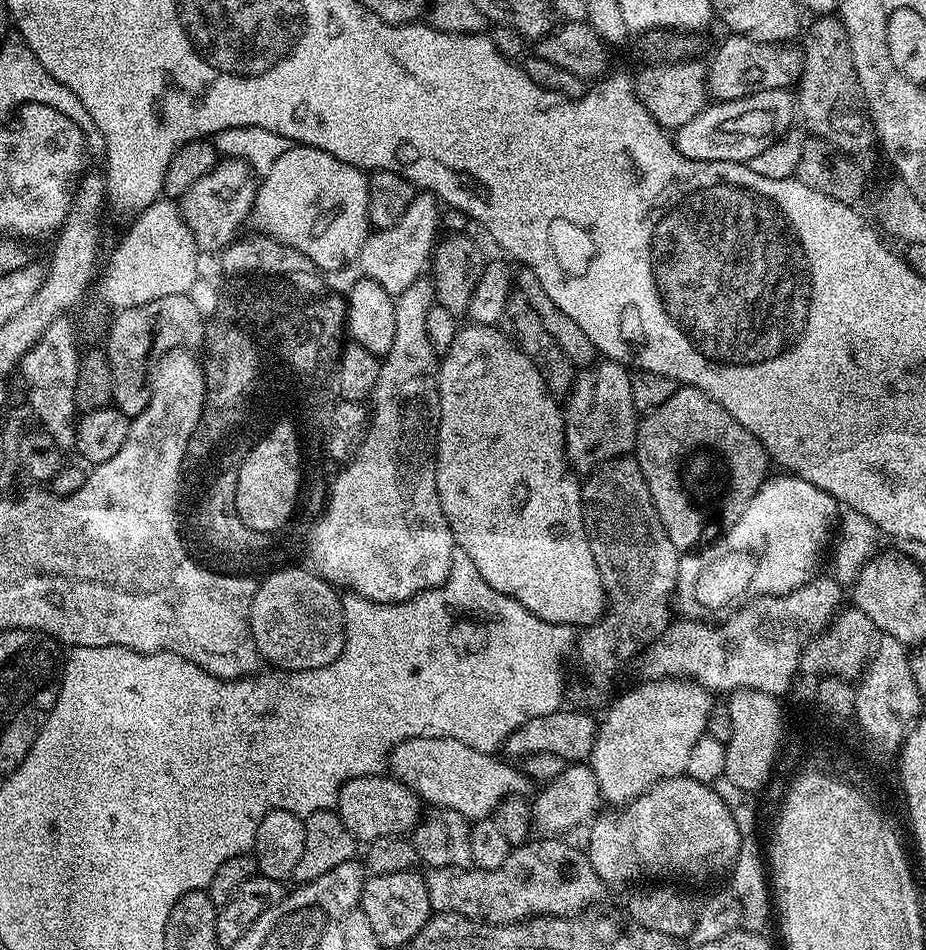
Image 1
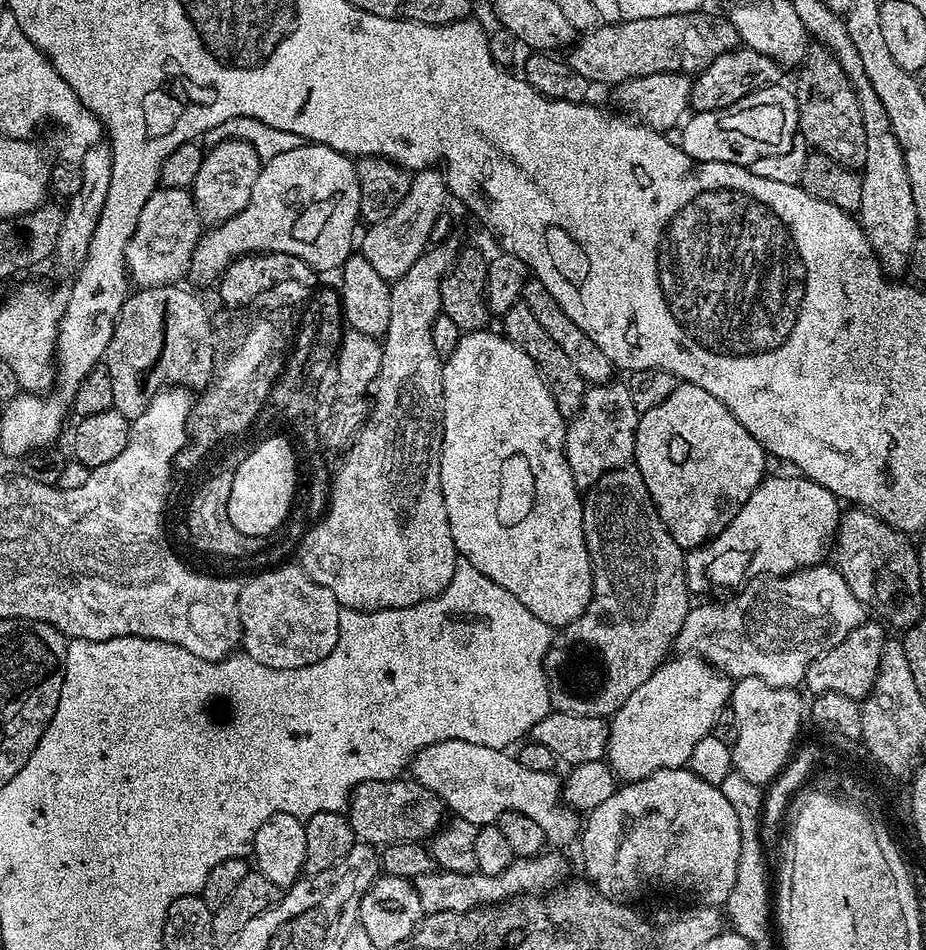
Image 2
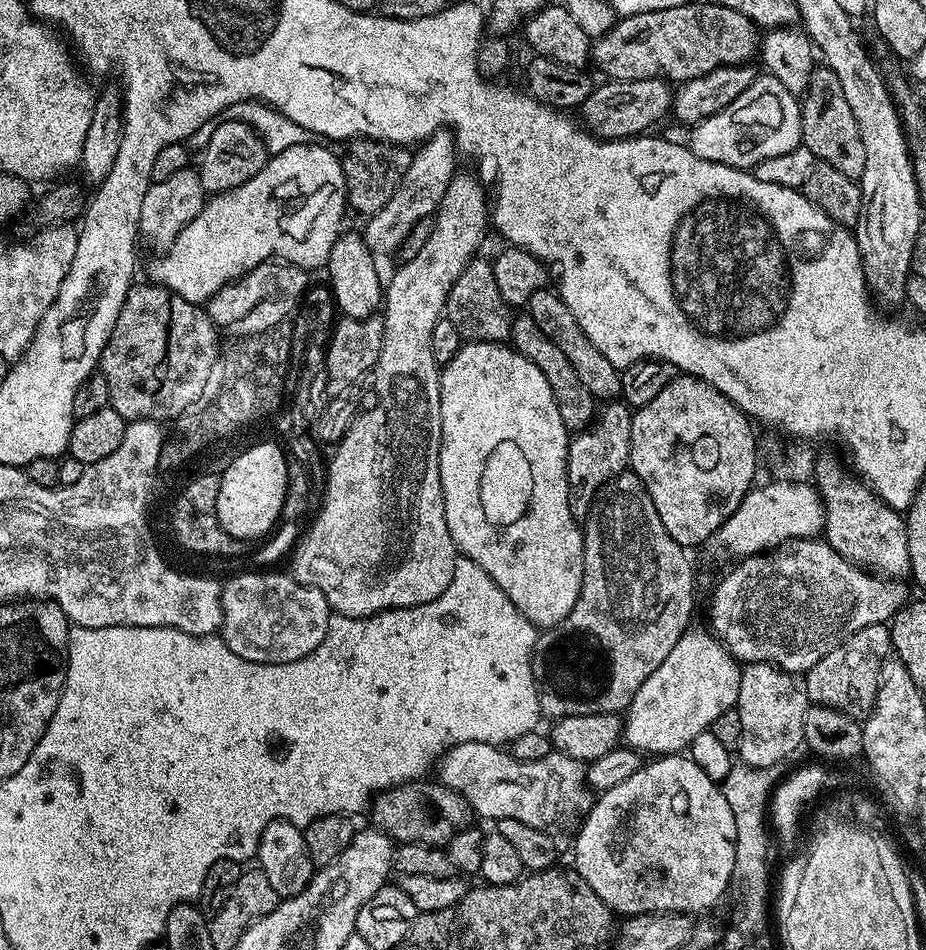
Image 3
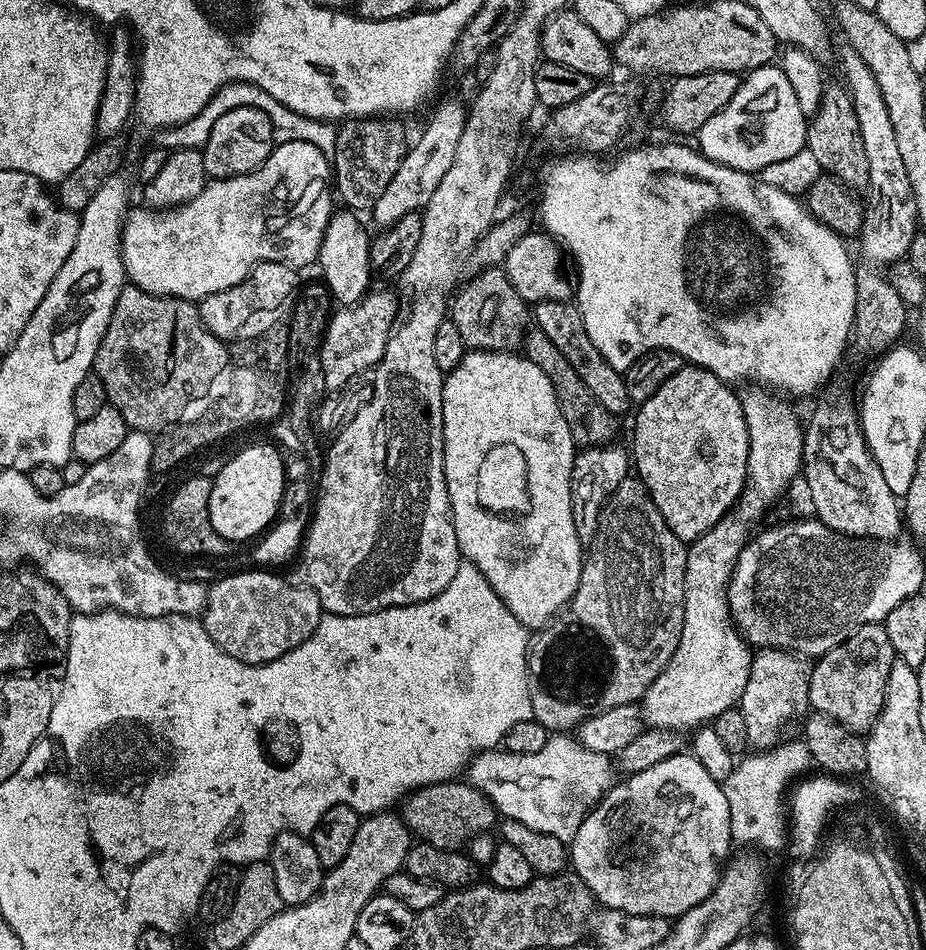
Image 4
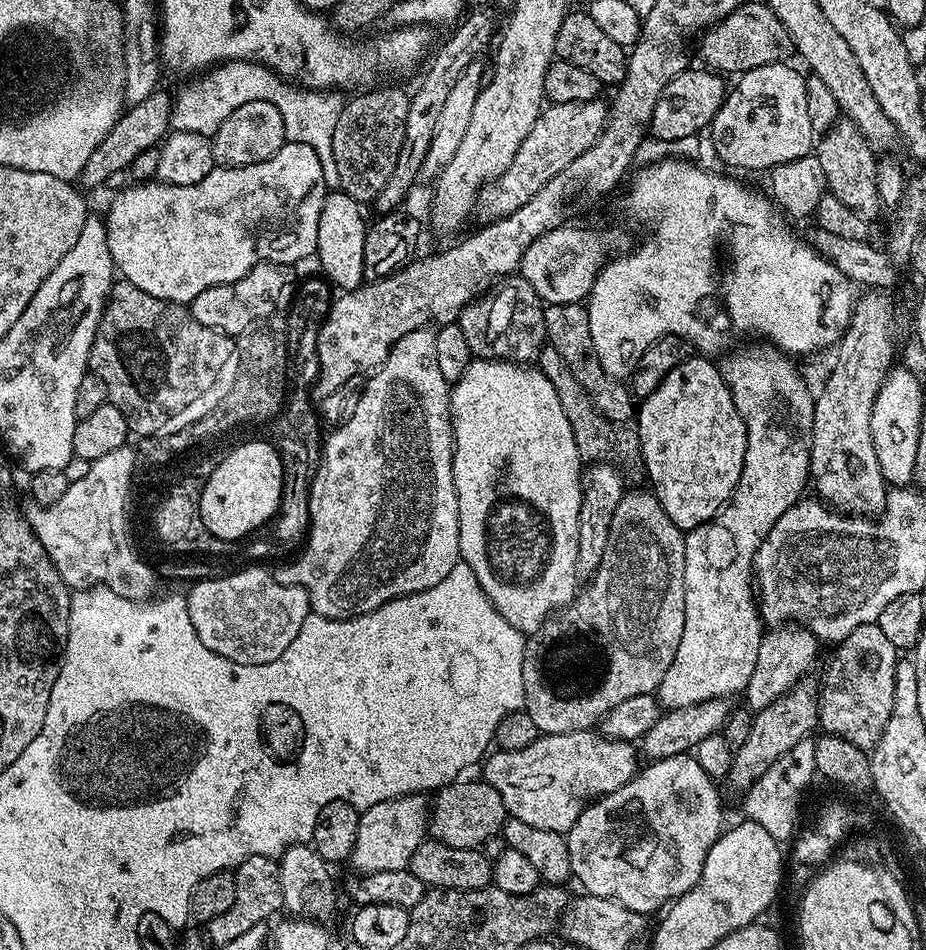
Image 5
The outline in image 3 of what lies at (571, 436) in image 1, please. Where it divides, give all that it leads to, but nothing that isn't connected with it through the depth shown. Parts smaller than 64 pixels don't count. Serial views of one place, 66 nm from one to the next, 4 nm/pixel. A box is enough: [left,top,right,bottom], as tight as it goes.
[566,398,633,521]

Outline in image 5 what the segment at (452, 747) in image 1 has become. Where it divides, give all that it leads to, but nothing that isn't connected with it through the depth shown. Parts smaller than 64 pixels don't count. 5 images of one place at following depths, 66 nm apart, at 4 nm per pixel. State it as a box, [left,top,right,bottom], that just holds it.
[482,730,638,834]

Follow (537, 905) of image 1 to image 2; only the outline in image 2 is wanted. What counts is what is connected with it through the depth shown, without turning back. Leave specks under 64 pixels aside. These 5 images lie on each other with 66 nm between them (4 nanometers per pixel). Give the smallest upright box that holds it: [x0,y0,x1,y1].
[416,850,569,914]

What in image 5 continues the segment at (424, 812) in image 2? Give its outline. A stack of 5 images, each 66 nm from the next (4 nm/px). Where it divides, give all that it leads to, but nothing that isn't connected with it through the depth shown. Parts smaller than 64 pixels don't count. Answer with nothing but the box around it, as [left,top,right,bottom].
[430,778,509,848]

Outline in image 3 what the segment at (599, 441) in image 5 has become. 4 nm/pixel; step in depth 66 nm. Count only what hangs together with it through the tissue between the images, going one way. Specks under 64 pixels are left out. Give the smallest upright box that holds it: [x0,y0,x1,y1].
[511,314,598,433]

